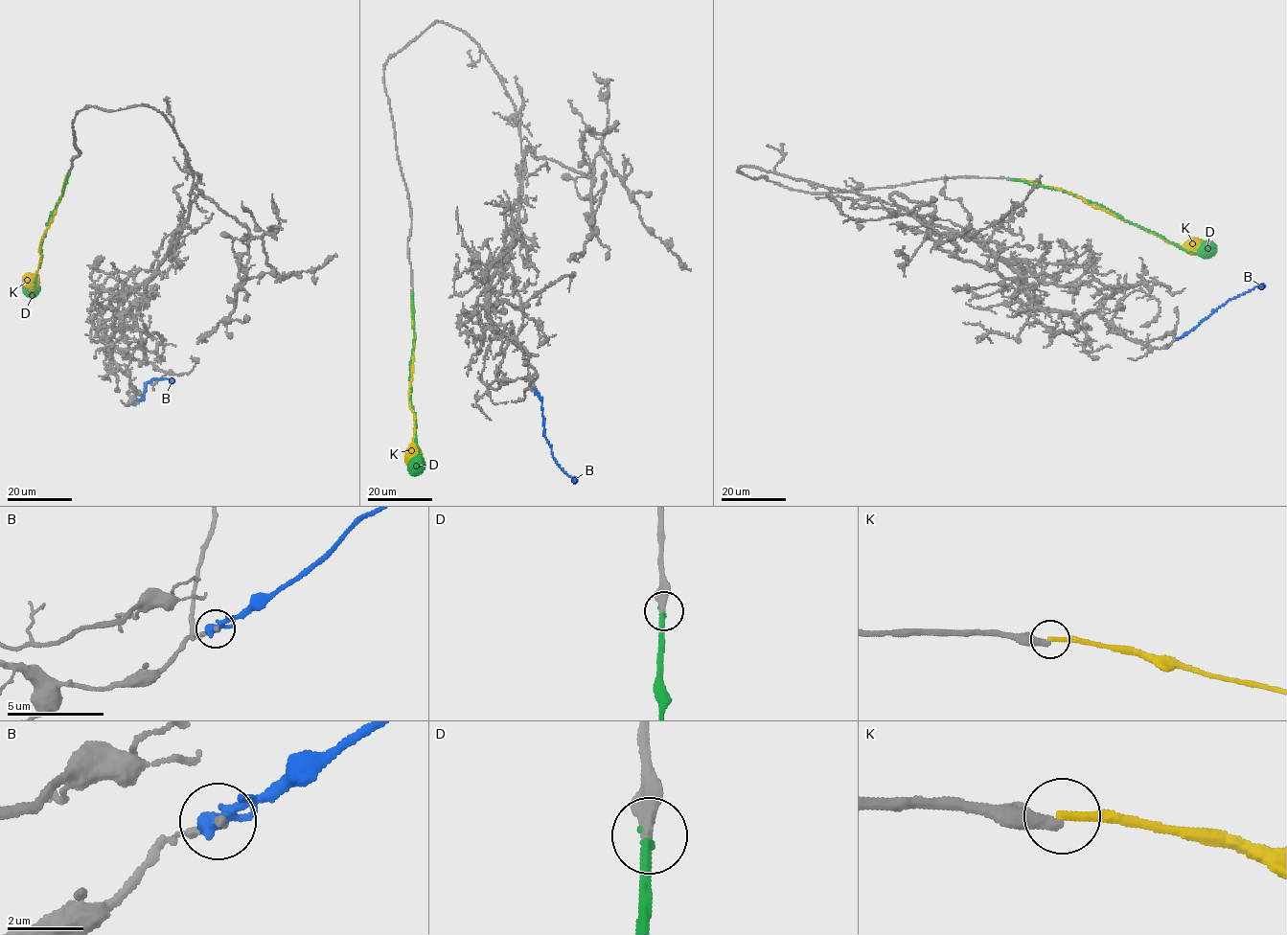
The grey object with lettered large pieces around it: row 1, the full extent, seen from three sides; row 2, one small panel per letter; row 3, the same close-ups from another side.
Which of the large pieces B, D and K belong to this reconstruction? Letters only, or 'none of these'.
D

